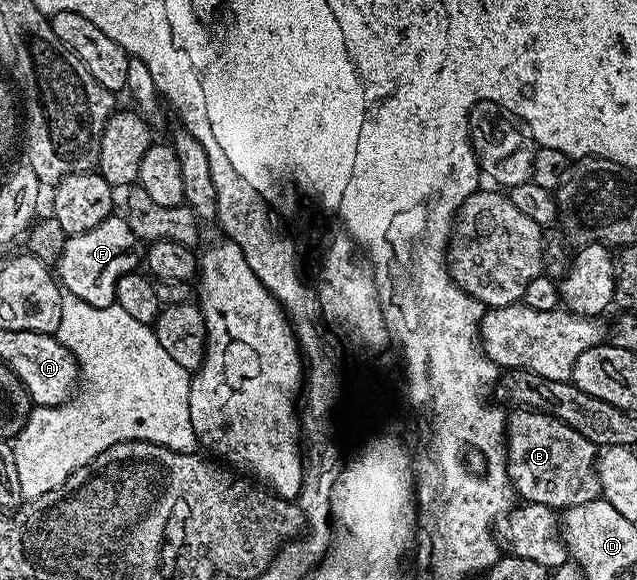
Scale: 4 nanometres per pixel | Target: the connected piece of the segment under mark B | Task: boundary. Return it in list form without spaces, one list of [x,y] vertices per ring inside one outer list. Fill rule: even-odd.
[[[529,409],[511,410],[510,420],[505,420],[506,432],[506,468],[510,484],[517,498],[527,503],[539,503],[555,509],[565,509],[572,505],[584,505],[584,501],[599,498],[598,469],[596,466],[596,448],[588,437],[580,437],[564,421],[551,415]]]

